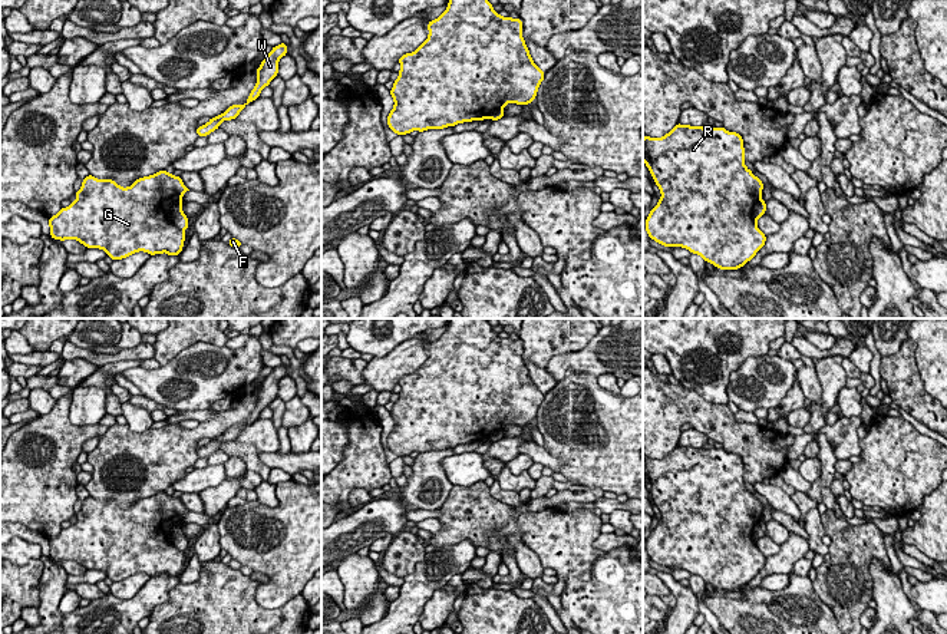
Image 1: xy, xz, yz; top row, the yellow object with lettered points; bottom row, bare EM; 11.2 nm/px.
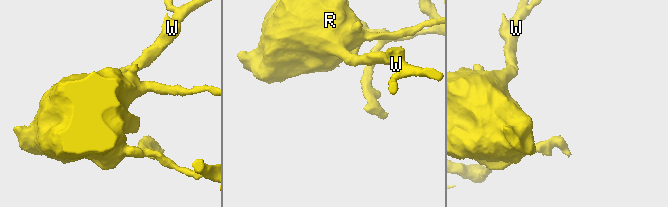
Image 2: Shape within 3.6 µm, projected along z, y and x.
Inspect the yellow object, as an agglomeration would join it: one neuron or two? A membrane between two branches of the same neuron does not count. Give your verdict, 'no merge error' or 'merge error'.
merge error

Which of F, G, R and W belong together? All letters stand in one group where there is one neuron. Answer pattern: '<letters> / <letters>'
F / G R W

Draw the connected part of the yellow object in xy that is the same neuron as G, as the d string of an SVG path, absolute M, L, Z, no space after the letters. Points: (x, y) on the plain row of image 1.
M165 491L128 509L88 496L76 522L49 539L50 558L105 571L113 582L138 572L179 577L185 554L172 544L171 534L187 512L181 498Z

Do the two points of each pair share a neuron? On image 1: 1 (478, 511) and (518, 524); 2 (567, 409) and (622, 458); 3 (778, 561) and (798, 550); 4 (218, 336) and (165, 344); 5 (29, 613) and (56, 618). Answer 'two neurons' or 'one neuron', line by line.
1: one neuron
2: one neuron
3: one neuron
4: one neuron
5: two neurons

